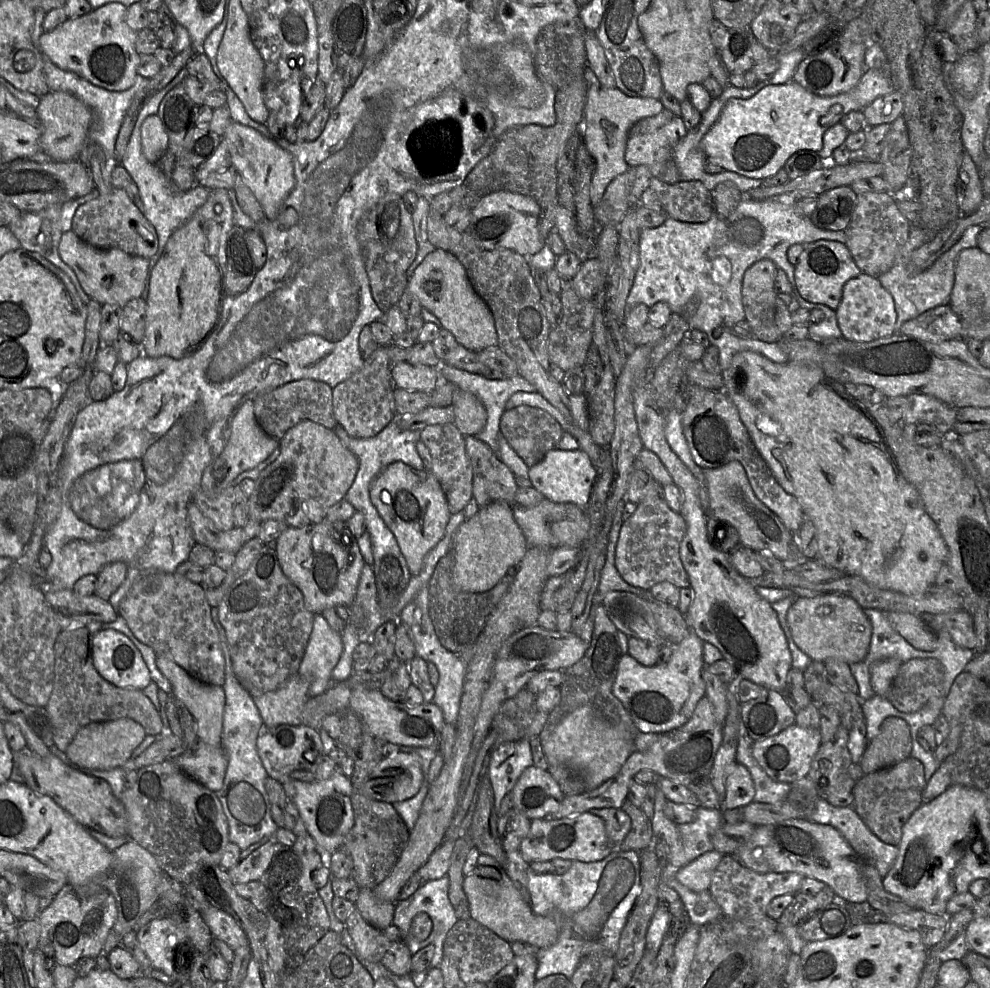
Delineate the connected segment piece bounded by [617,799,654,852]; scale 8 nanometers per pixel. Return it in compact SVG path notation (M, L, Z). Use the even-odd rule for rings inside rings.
M628 799L621 807L631 818L631 829L624 841L617 845L623 851L641 852L653 843L654 833L651 820L641 808L636 807Z

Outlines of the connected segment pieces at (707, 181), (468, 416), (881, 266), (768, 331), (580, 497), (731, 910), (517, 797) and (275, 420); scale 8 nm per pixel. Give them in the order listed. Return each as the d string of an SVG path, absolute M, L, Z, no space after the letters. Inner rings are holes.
M768 82L758 83L757 86L753 88L737 88L731 85L728 85L723 88L722 94L715 99L712 99L712 102L709 108L702 113L702 118L700 124L694 128L693 130L688 131L685 137L683 137L674 147L673 149L673 159L678 168L680 174L681 181L701 181L707 189L713 191L716 186L723 182L733 182L737 188L742 193L747 193L748 191L755 189L761 185L763 185L764 179L754 179L742 176L732 171L723 171L718 174L709 174L704 170L704 163L706 161L706 155L702 150L702 138L704 135L710 130L710 128L714 125L714 123L719 118L722 109L729 99L739 98L746 99L754 96L759 90L764 88L767 84L772 84Z
M456 388L453 394L454 424L464 436L475 436L485 427L487 412L483 403L473 394Z
M864 192L857 195L855 210L845 229L845 245L862 273L878 278L893 267L898 252L909 239L911 223L900 212L889 192Z
M760 260L746 270L742 284L745 320L750 324L755 337L767 343L777 343L783 337L775 323L777 269L773 261Z
M550 450L542 461L529 467L528 479L534 489L545 498L557 503L572 503L585 509L594 483L597 478L597 469L589 456L582 451Z
M727 854L713 873L709 891L725 917L735 920L761 919L775 897L798 893L804 878L797 872L758 873L746 867L734 855Z
M536 766L523 771L512 793L514 808L530 820L545 819L558 811L565 797L553 775Z
M292 381L259 395L253 402L257 423L267 435L279 441L289 429L303 421L312 421L329 429L337 425L332 406L332 388L322 381Z

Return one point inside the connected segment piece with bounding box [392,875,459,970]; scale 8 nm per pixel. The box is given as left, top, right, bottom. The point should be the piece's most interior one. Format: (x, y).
(431, 897)

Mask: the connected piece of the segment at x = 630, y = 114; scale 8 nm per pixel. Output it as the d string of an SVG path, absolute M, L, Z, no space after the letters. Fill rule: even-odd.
M588 87L582 142L596 163L590 186L593 208L601 201L608 185L630 167L625 160L625 152L631 127L643 118L659 114L663 109L664 107L658 99L631 97L617 87L611 89Z

